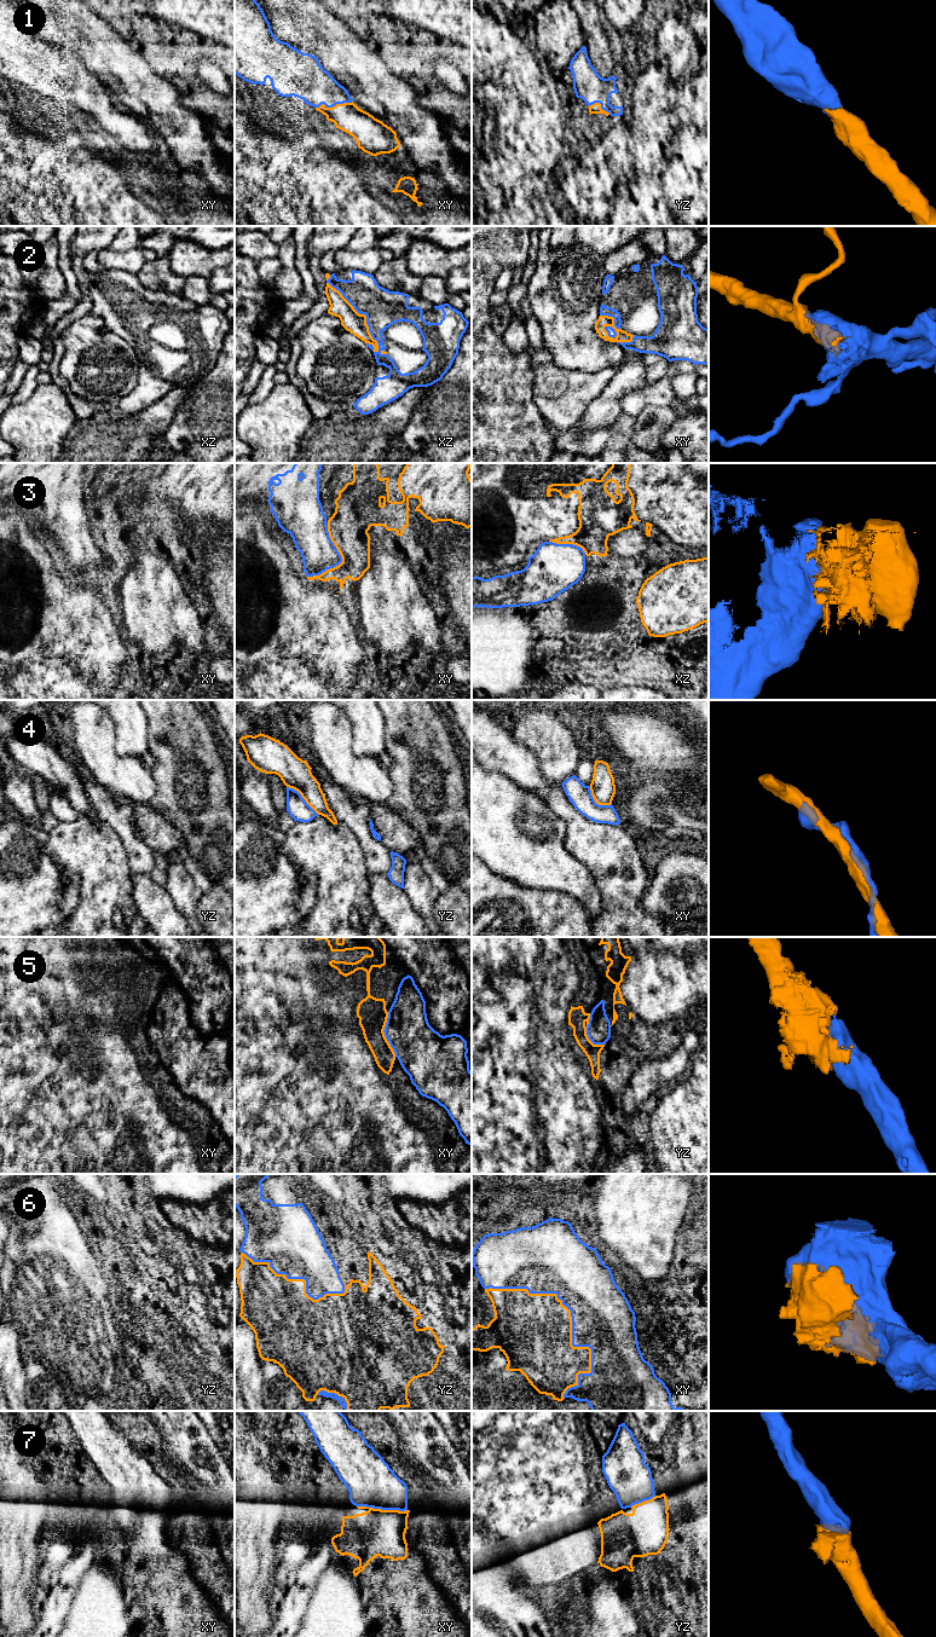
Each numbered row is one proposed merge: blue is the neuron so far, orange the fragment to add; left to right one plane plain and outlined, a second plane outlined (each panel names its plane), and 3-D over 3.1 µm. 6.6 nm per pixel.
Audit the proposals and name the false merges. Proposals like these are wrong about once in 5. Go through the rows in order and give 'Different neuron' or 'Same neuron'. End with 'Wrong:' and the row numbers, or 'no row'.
1: Same neuron
2: Same neuron
3: Different neuron
4: Different neuron
5: Same neuron
6: Same neuron
7: Same neuron
Wrong: 3, 4

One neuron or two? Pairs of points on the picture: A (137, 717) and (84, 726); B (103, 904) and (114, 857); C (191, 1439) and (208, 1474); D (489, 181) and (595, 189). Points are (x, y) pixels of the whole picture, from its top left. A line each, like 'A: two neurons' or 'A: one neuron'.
A: two neurons
B: one neuron
C: one neuron
D: two neurons

